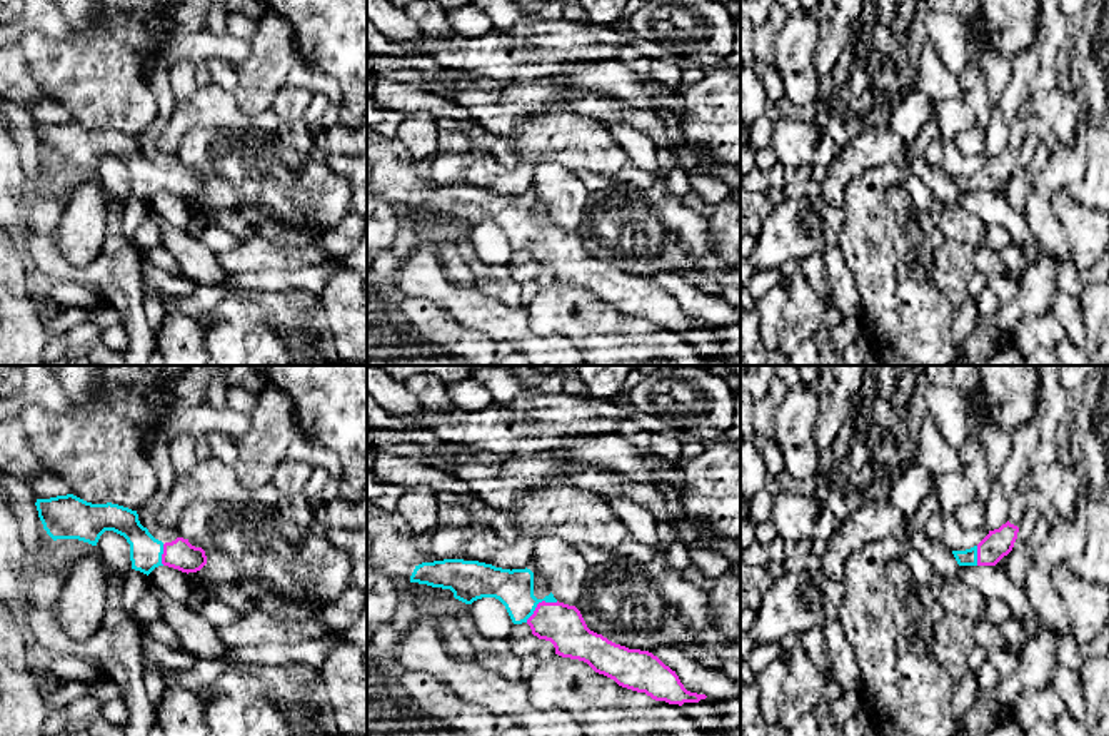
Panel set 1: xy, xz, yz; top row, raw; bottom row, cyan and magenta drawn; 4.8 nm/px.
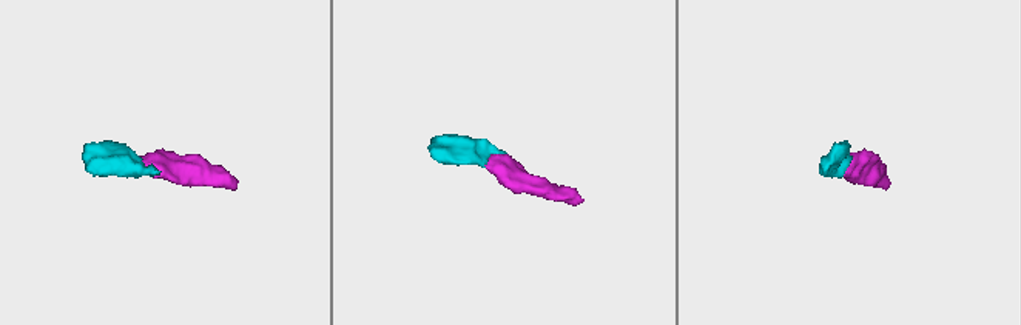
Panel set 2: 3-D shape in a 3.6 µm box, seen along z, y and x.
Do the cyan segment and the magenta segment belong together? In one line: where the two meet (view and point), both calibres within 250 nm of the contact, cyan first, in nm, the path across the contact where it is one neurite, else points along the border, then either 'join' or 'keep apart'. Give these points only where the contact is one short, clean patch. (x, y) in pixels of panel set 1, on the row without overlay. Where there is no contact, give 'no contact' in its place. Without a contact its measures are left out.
contact xz (539, 227); calibres 180 and 200 nm; way xz (514, 216), (526, 227), (539, 227), (562, 251); join

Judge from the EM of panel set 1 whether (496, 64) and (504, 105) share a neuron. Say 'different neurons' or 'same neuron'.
different neurons

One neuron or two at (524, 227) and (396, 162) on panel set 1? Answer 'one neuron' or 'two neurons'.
one neuron

